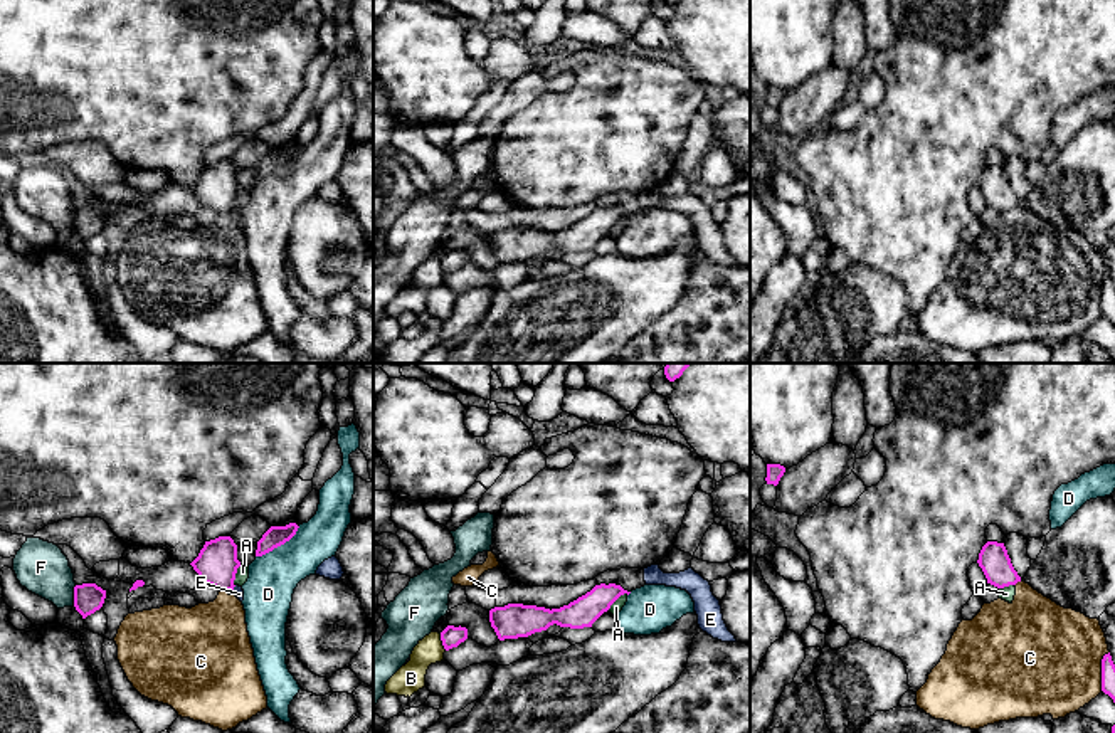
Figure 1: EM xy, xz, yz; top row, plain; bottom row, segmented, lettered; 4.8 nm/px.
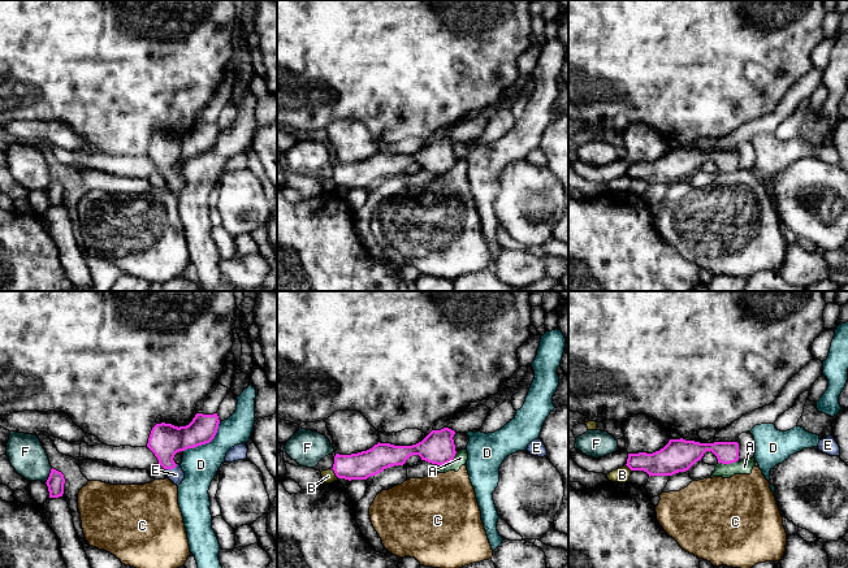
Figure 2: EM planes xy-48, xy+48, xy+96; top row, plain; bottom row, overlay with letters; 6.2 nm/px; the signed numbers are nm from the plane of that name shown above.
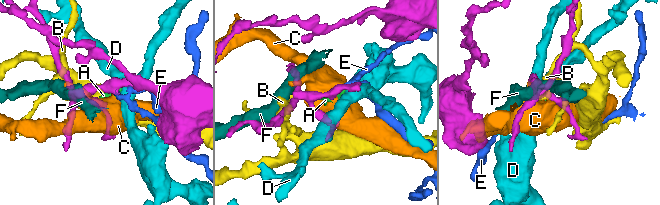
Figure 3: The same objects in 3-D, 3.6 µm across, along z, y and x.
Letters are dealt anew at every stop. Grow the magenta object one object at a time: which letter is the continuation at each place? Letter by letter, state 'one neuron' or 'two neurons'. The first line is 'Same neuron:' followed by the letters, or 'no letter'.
Same neuron: no letter
A: two neurons
B: two neurons
C: two neurons
D: two neurons
E: two neurons
F: two neurons

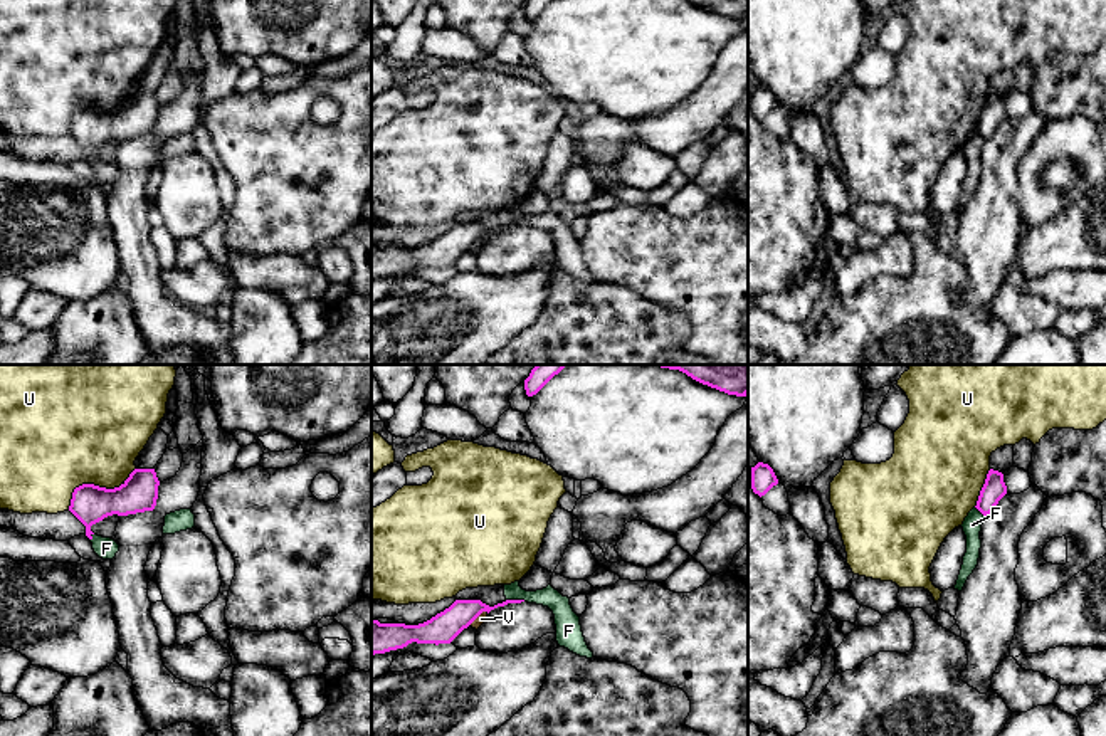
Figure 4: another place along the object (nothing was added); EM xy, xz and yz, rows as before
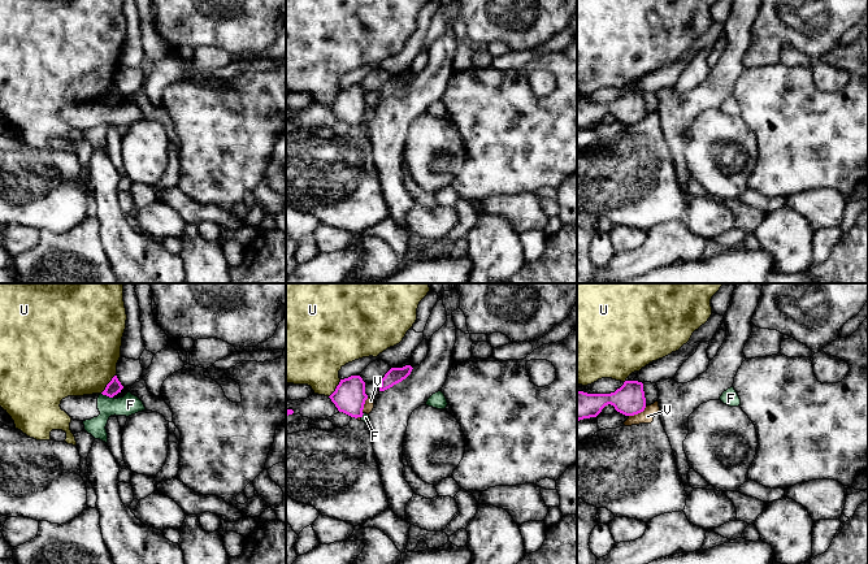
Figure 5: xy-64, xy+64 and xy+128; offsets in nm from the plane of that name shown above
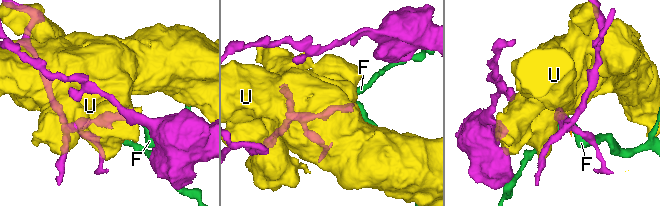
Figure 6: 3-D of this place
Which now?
Same neuron: no letter
F: two neurons
U: two neurons
V: two neurons

